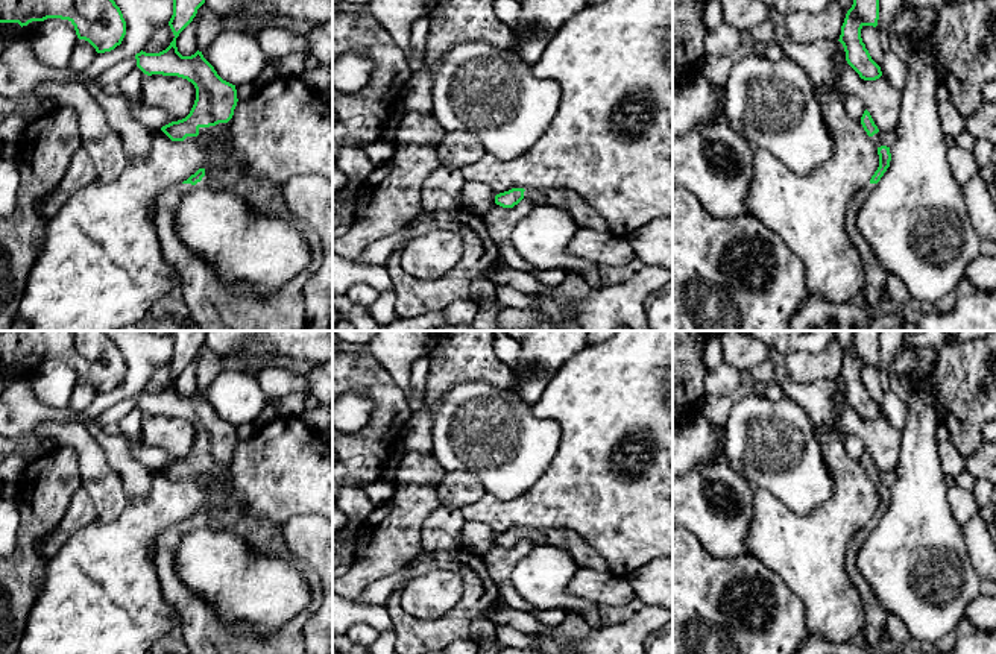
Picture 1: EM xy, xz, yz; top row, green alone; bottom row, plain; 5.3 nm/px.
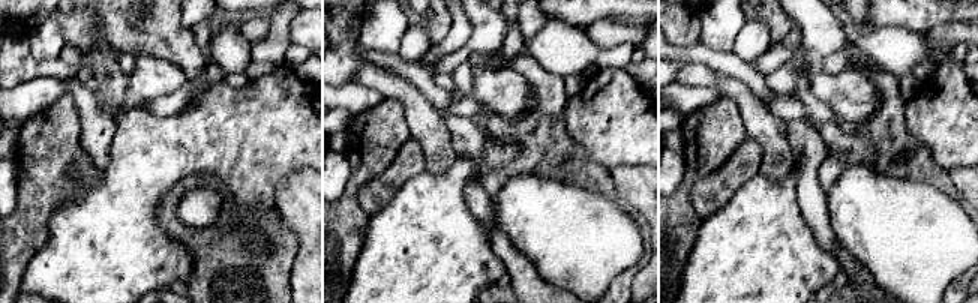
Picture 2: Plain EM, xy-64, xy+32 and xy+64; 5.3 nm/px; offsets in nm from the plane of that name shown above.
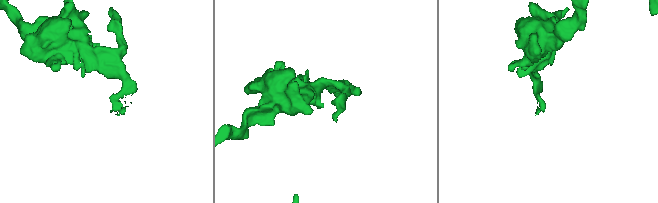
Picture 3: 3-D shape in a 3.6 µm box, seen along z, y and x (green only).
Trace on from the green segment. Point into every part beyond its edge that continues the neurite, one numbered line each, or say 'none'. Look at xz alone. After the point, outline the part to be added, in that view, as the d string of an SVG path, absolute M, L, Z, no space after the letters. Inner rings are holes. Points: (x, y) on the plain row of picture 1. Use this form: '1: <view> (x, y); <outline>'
1: xz (570, 540); M525 530L524 539L533 545L551 545L568 552L578 568L609 572L607 563L574 530Z

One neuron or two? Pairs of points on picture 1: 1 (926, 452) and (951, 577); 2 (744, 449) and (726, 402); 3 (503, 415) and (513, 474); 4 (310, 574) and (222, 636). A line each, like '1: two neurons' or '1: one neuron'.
1: one neuron
2: two neurons
3: one neuron
4: one neuron

